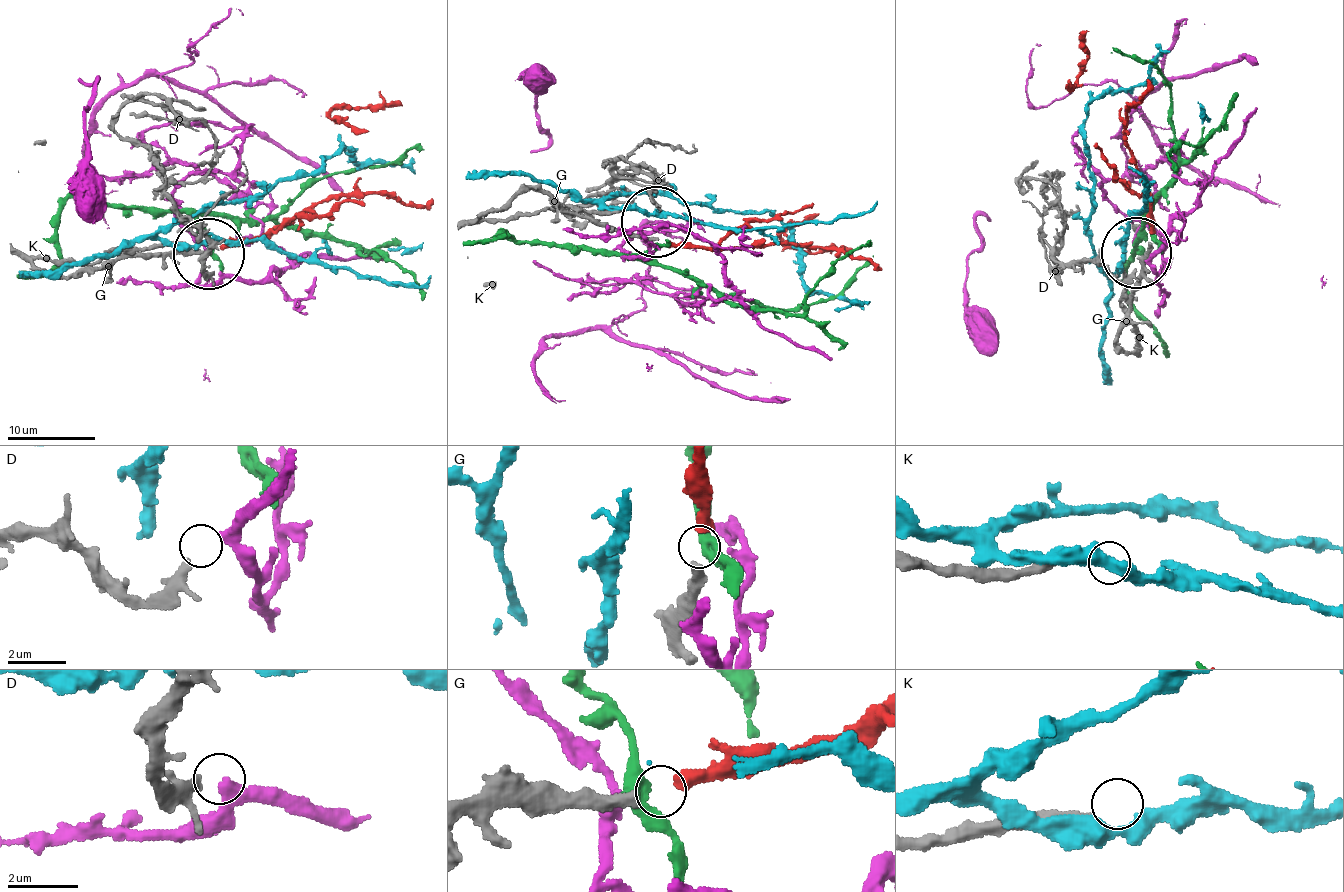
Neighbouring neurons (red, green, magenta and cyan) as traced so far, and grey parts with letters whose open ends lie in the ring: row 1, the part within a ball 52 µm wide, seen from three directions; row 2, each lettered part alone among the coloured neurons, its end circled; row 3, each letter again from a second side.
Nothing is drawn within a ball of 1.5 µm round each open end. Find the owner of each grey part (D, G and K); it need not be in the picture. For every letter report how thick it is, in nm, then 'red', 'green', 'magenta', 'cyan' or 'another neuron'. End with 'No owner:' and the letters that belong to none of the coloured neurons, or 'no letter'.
D: 170 nm thick; magenta
G: 320 nm thick; red
K: 260 nm thick; another neuron
No owner: K

